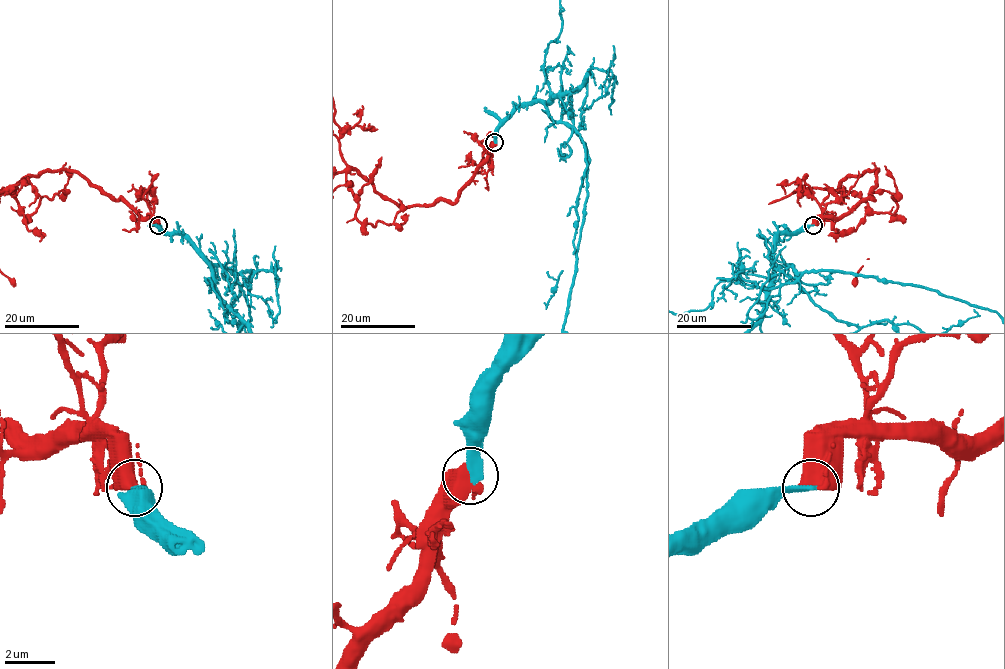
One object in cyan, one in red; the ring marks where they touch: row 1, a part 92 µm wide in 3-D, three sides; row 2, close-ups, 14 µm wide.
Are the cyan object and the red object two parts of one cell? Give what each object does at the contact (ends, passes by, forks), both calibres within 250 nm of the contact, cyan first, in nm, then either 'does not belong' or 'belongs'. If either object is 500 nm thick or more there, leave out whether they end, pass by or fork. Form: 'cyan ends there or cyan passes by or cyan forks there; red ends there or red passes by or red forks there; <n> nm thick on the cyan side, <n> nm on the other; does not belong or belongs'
320 nm thick on the cyan side, 500 nm on the other; belongs

